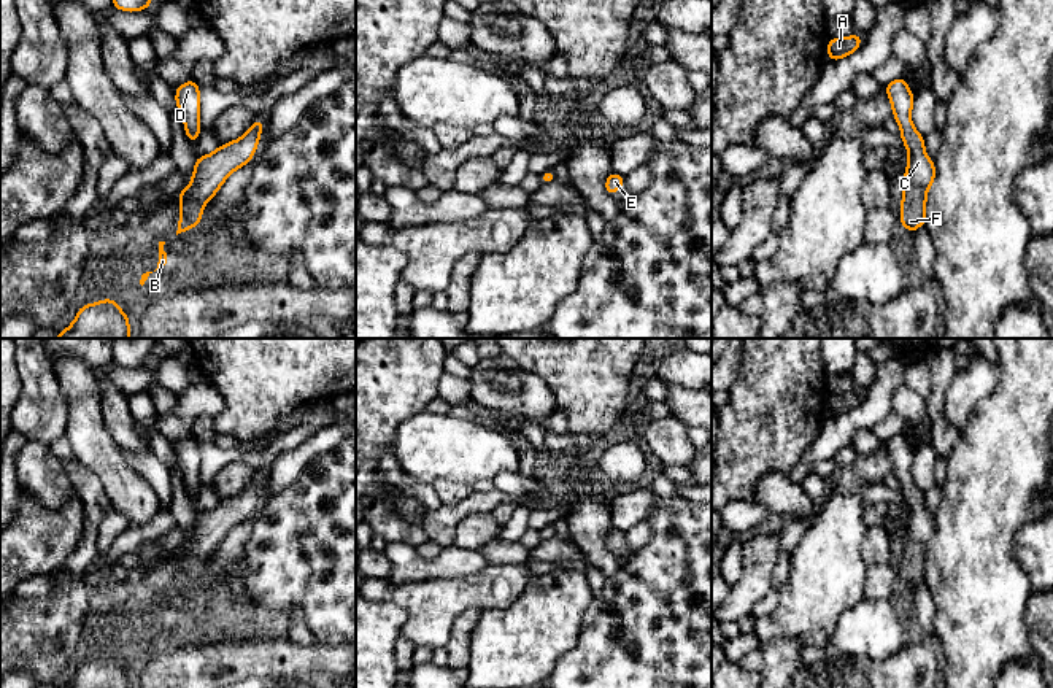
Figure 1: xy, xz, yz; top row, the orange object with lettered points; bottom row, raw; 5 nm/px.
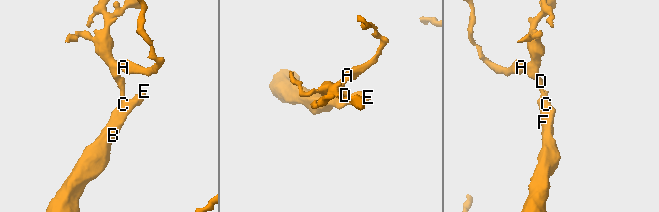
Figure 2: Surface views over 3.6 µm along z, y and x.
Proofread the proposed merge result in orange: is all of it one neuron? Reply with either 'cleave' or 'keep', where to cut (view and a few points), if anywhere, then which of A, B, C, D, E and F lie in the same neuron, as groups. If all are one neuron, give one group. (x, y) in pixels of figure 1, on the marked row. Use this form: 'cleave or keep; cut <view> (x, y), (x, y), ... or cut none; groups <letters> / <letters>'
keep; cut none; groups A B C D E F

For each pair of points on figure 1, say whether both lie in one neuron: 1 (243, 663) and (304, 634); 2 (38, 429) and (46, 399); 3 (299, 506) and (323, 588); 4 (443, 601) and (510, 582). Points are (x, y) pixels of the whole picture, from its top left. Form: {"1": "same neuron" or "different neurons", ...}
{"1": "different neurons", "2": "same neuron", "3": "same neuron", "4": "same neuron"}

